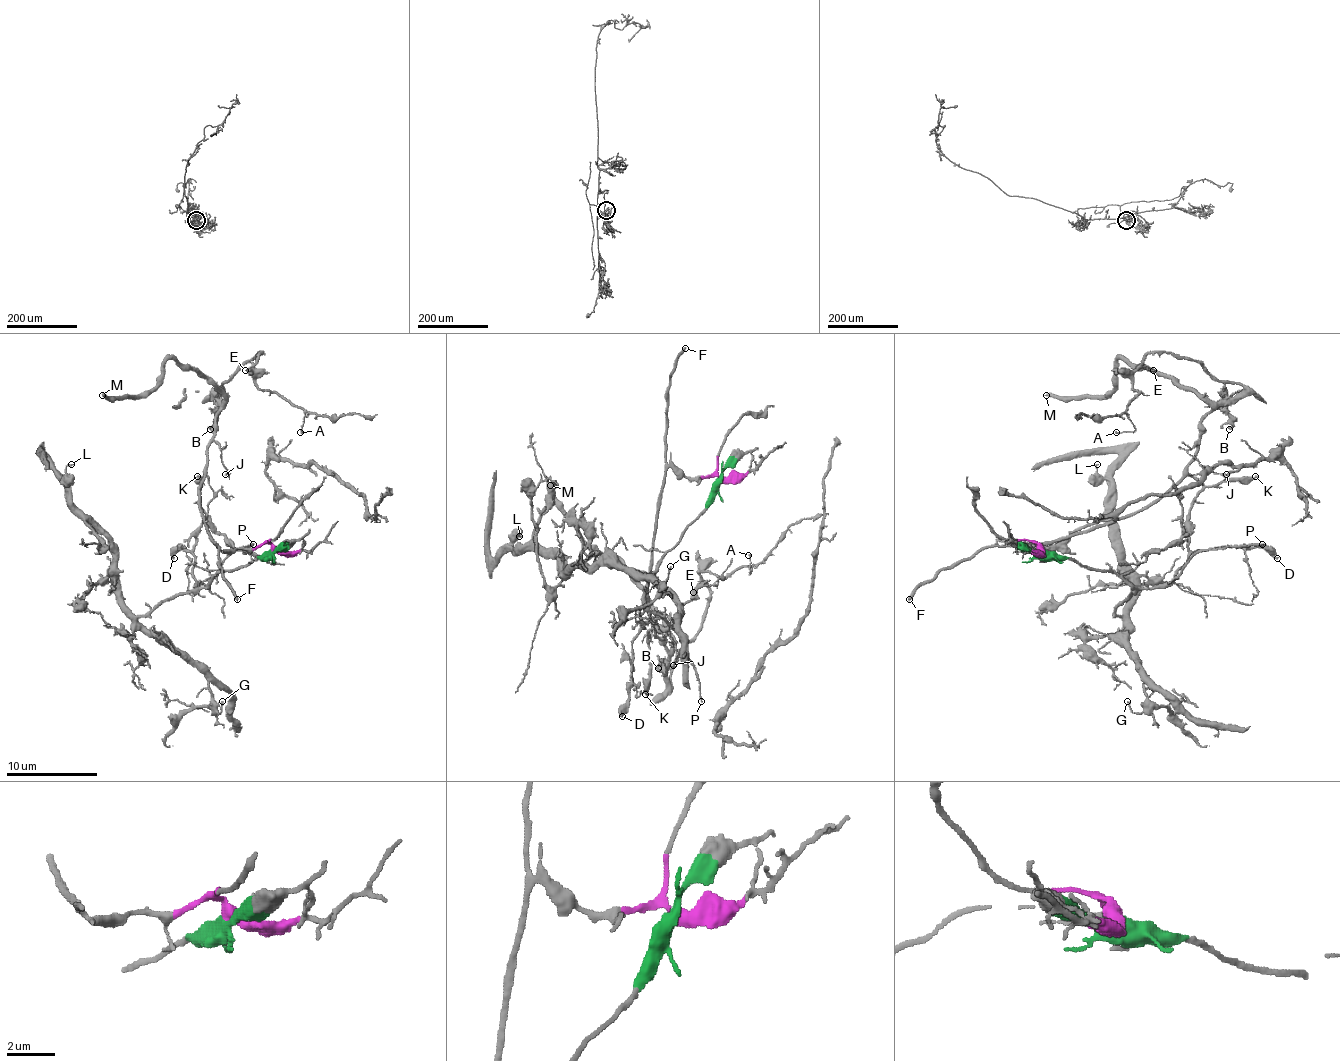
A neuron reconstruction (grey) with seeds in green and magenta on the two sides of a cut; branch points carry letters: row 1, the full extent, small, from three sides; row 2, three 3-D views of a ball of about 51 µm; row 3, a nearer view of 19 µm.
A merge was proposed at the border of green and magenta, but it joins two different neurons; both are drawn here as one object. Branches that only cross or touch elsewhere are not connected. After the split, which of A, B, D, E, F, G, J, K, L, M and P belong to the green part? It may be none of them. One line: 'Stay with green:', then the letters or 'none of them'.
Stay with green: D, G, L, P

